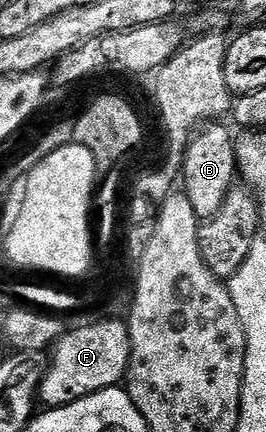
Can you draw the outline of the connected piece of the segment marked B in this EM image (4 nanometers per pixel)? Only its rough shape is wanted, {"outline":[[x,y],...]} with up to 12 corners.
{"outline":[[225,123],[191,135],[180,181],[199,221],[224,206],[238,176]]}

